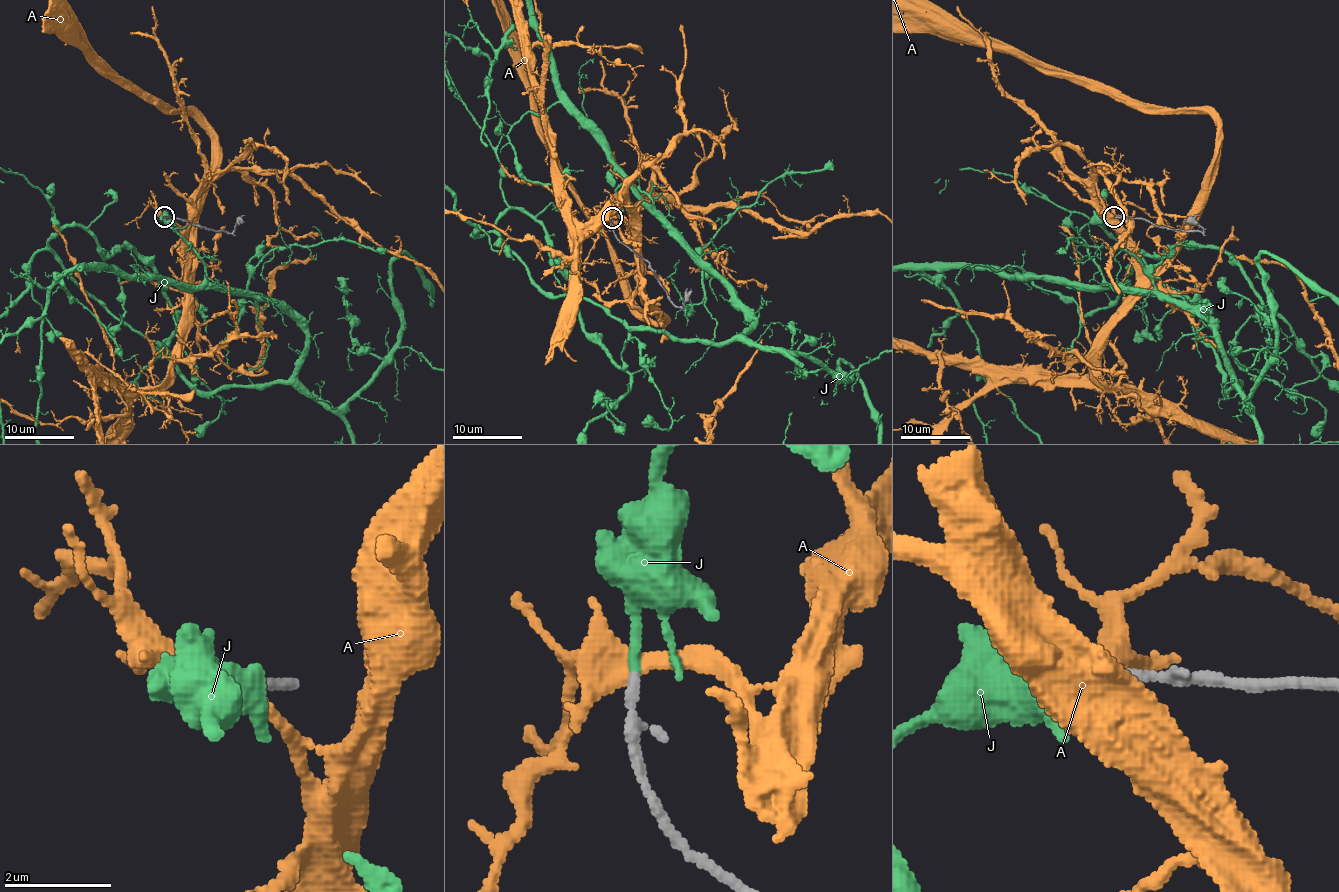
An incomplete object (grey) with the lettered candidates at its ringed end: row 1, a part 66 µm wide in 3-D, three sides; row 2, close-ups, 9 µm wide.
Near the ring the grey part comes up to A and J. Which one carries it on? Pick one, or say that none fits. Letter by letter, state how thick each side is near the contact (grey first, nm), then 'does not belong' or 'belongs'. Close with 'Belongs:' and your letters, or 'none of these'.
A: 140 nm thick on the grey side, 340 nm on the other; does not belong
J: 150 nm thick on the grey side, 180 nm on the other; belongs
Belongs: J

